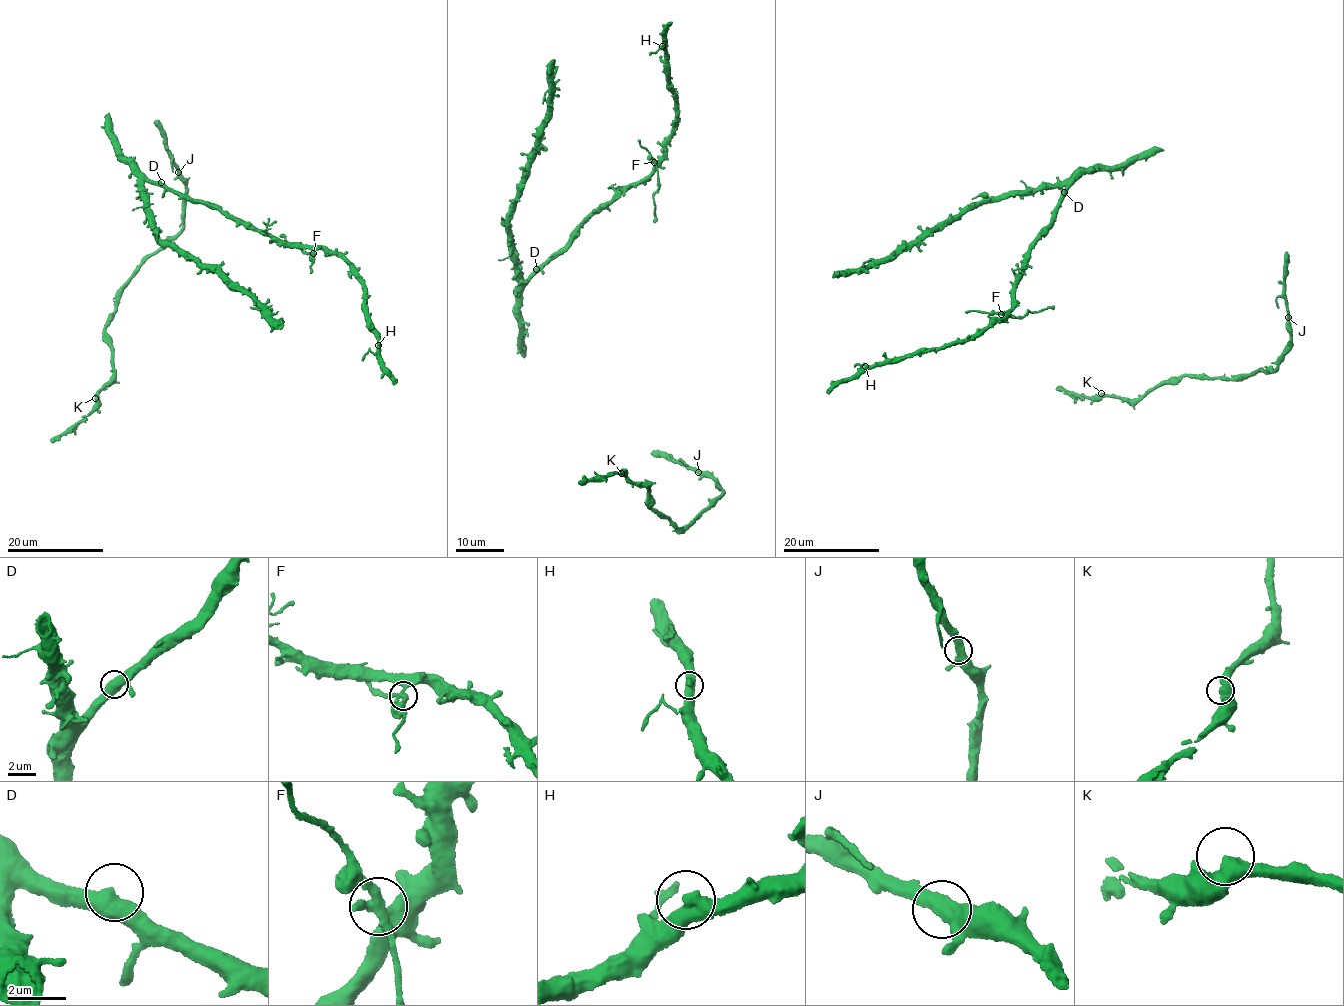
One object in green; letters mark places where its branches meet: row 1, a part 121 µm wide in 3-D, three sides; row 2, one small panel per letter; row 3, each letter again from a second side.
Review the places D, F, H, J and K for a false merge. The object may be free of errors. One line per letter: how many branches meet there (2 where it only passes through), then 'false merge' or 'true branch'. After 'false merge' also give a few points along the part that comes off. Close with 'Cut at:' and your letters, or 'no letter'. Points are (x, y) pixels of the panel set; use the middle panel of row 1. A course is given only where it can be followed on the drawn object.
D: branches 2; true branch
F: branches 3; false merge; course (654, 161), (659, 191), (653, 197), (654, 222)
H: branches 2; true branch
J: branches 2; true branch
K: branches 2; true branch
Cut at: F

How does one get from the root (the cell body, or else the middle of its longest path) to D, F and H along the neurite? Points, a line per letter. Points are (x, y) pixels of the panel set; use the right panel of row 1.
D: (1163, 150), (1071, 178), (1064, 192)
F: (1163, 150), (1071, 178), (1050, 220), (1037, 235), (1012, 305), (1000, 313)
H: (1163, 150), (1071, 178), (1050, 220), (1037, 235), (1014, 301), (1003, 318), (965, 339), (890, 362), (865, 366)

